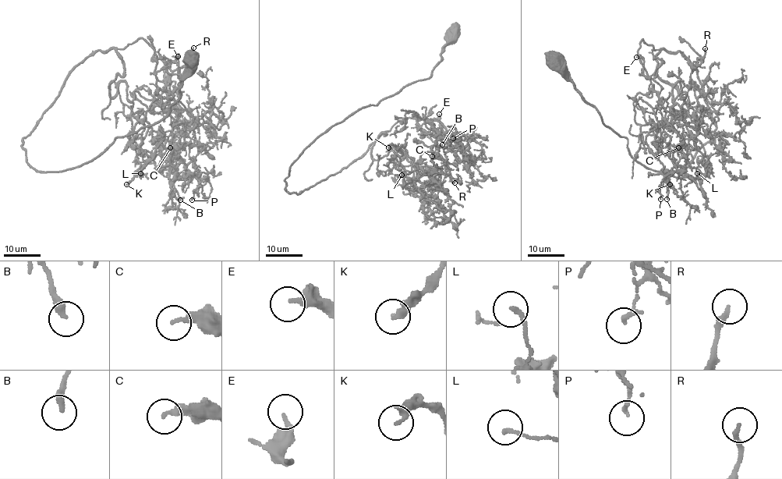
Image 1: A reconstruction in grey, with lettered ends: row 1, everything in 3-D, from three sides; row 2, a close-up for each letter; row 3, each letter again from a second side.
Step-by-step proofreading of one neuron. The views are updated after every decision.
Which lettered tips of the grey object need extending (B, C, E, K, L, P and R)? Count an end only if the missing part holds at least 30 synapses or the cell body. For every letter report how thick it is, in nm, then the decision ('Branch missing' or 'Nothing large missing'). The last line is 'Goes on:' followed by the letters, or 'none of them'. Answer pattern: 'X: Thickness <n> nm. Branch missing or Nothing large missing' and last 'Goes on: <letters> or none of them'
B: Thickness 280 nm. Nothing large missing
C: Thickness 200 nm. Nothing large missing
E: Thickness 240 nm. Nothing large missing
K: Thickness 280 nm. Nothing large missing
L: Thickness 170 nm. Nothing large missing
P: Thickness 190 nm. Nothing large missing
R: Thickness 200 nm. Nothing large missing
Goes on: none of them

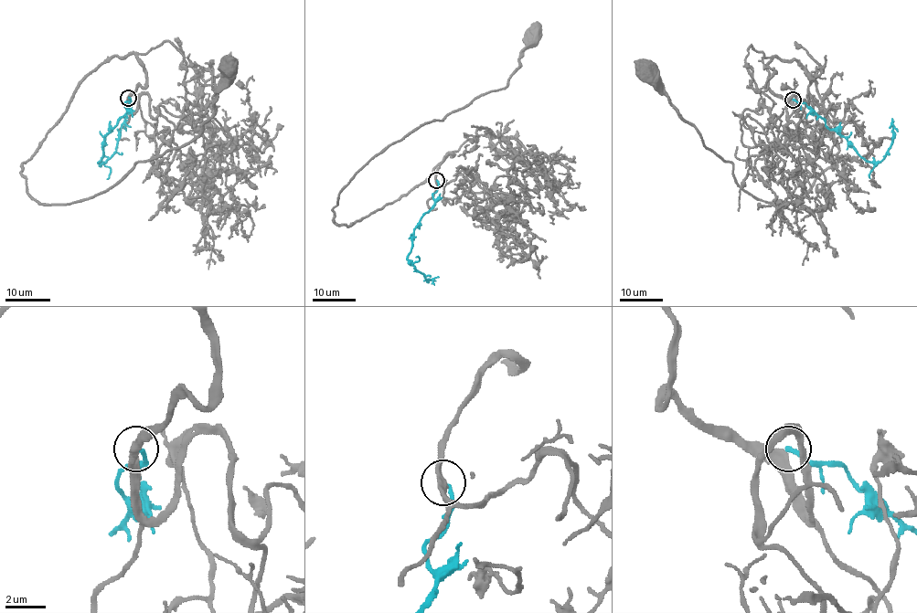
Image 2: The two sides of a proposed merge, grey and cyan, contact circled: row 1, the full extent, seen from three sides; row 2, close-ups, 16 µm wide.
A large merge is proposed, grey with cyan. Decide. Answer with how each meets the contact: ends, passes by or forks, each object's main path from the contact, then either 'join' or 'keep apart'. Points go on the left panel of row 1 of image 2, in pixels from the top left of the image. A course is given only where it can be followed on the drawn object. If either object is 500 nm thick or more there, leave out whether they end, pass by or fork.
grey passes by | cyan ends | grey via (129, 99), (146, 79), (133, 53), (85, 78), (22, 165), (27, 193), (80, 202), (188, 144), (229, 66) | cyan via (129, 97), (126, 111), (105, 135), (98, 163), (116, 150), (121, 126), (131, 126) | keep apart

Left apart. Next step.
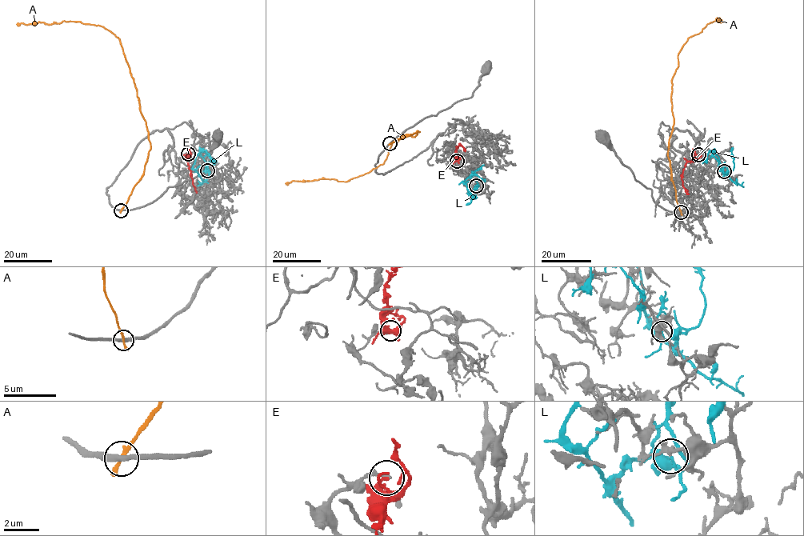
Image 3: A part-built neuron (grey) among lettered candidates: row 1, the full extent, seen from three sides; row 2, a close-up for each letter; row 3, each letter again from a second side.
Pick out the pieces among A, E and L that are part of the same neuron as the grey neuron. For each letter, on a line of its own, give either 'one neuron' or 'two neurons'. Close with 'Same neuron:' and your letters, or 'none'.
A: two neurons
E: two neurons
L: two neurons
Same neuron: none

